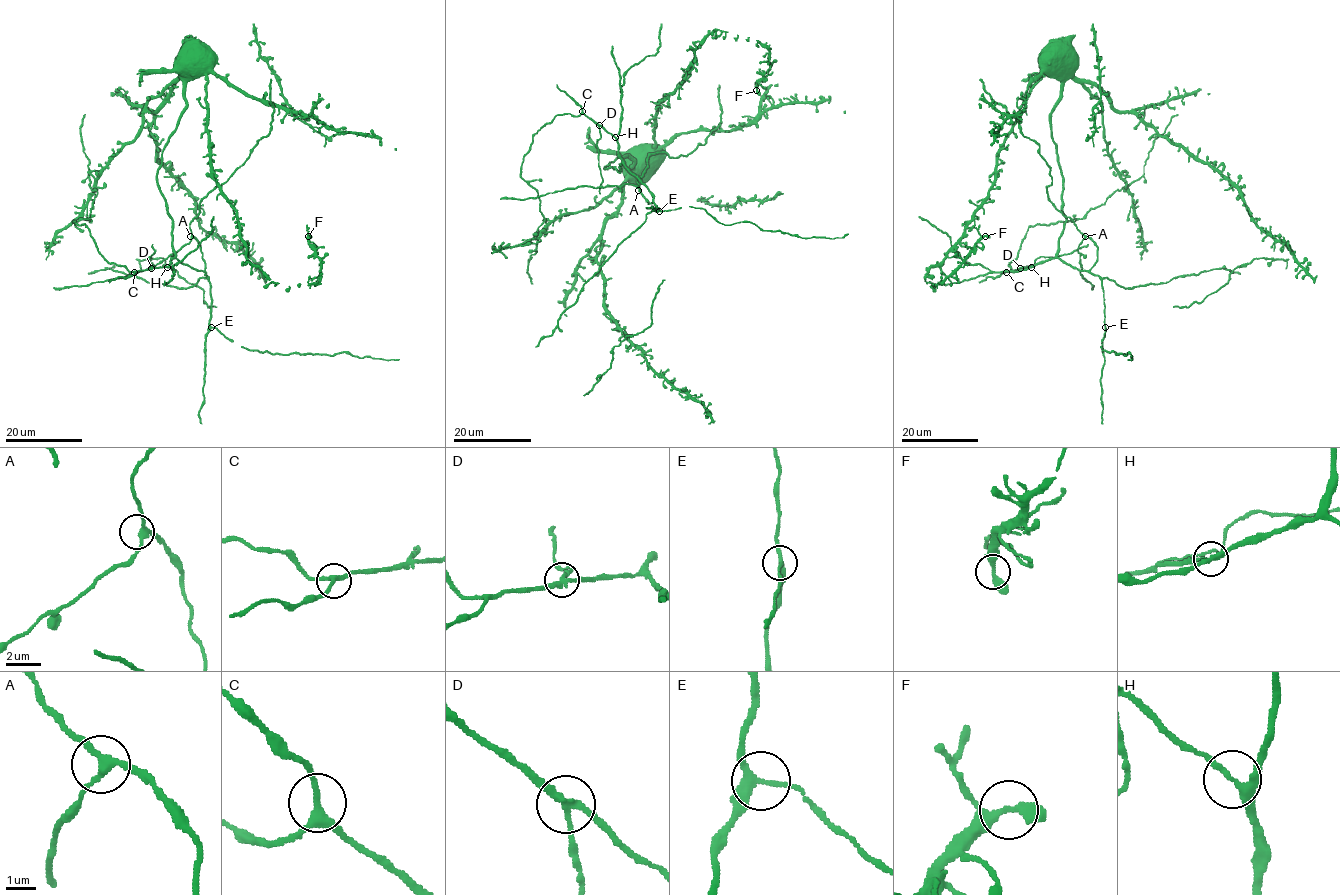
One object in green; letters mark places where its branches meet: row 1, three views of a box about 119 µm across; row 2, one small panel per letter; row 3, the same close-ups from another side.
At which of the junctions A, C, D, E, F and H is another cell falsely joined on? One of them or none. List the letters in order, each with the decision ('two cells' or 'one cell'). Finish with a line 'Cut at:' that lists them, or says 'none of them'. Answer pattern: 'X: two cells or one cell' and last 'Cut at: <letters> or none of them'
A: one cell
C: one cell
D: two cells
E: one cell
F: one cell
H: one cell
Cut at: D

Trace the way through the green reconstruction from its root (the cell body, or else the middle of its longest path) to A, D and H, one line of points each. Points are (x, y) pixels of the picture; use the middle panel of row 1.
A: (645, 158), (636, 153), (632, 166), (619, 156), (604, 168), (620, 171), (623, 162), (653, 201), (638, 190)
D: (645, 158), (636, 153), (632, 166), (619, 156), (604, 168), (620, 171), (623, 161), (618, 141), (598, 125)
H: (645, 158), (636, 153), (632, 166), (629, 156), (619, 156), (604, 168), (620, 171), (615, 137)

